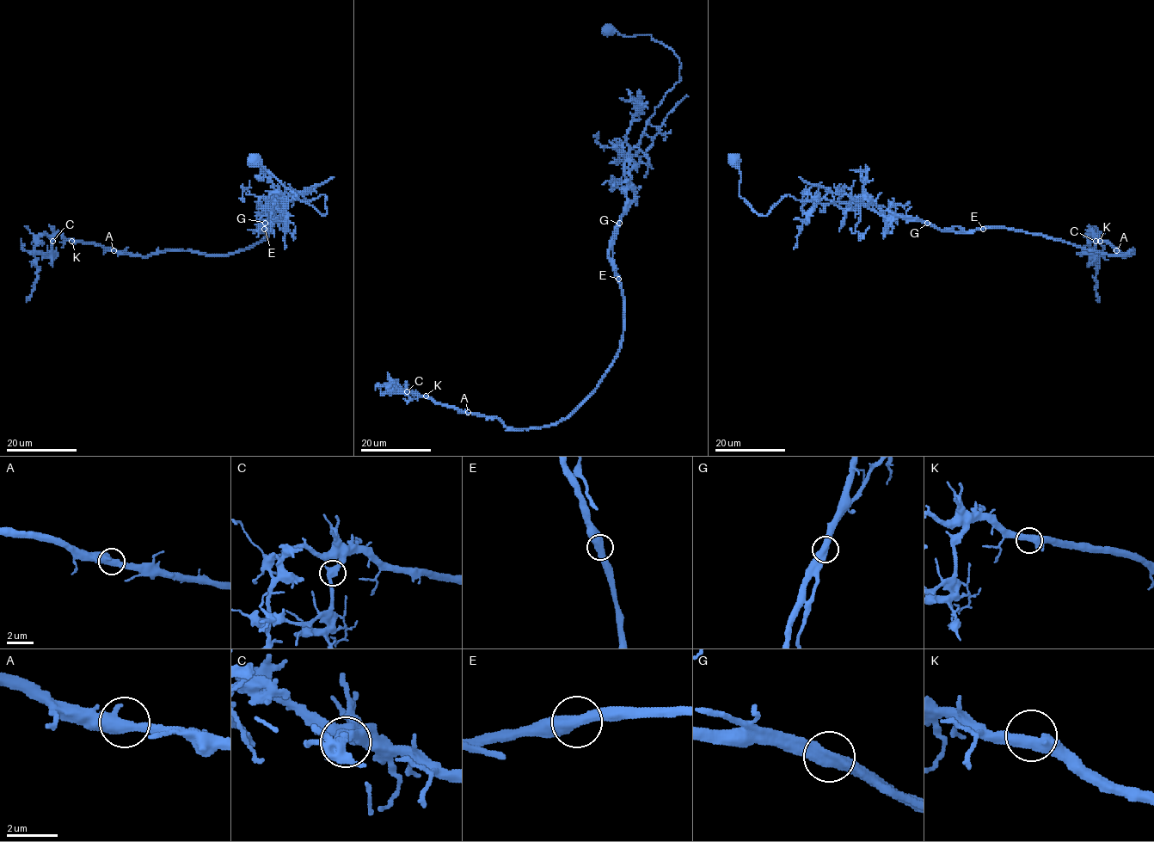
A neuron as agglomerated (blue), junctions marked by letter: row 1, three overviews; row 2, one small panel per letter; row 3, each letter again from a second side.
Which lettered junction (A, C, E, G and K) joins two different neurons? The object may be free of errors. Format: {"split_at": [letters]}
{"split_at": ["G"]}

